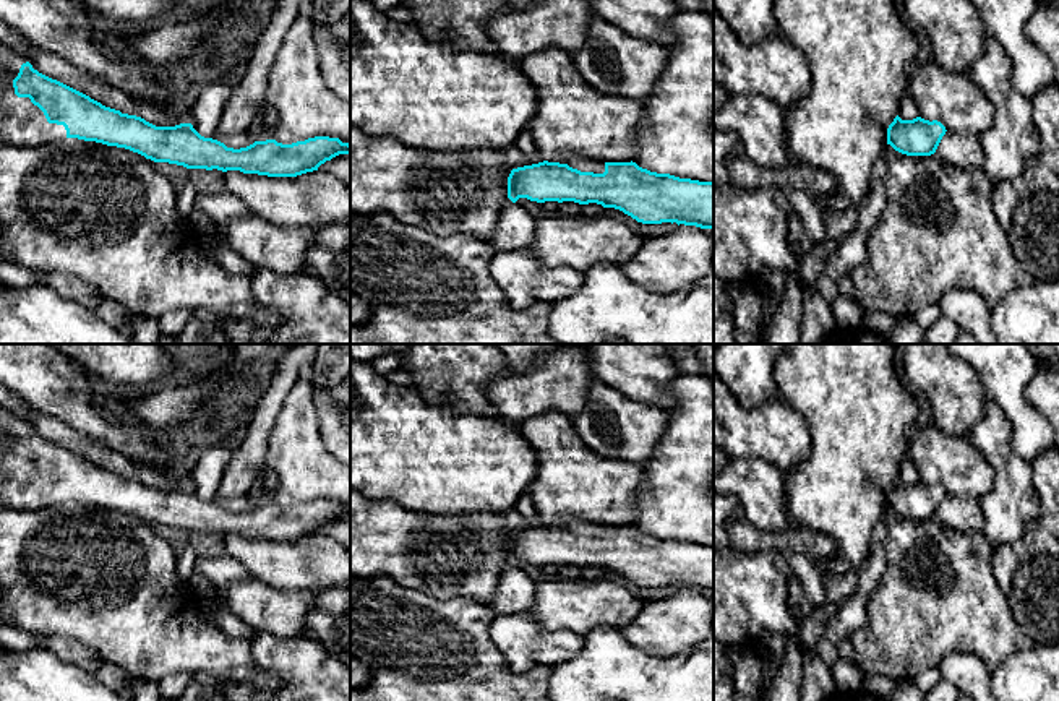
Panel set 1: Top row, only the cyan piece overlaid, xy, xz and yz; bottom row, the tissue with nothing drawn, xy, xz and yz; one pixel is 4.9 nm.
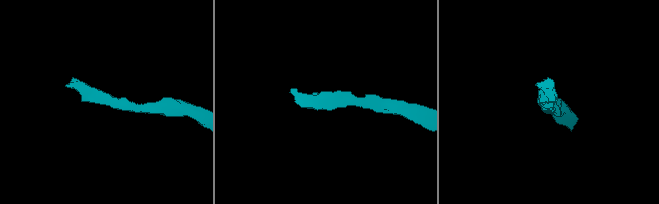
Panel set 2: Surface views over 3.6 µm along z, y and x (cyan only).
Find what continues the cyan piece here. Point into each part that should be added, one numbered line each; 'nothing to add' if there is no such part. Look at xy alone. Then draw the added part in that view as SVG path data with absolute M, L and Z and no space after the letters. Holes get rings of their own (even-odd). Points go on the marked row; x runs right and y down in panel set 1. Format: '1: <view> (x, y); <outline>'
1: xy (21, 124); M13 86L0 91L0 144L36 148L65 138L65 127L49 123L29 97L18 97Z

